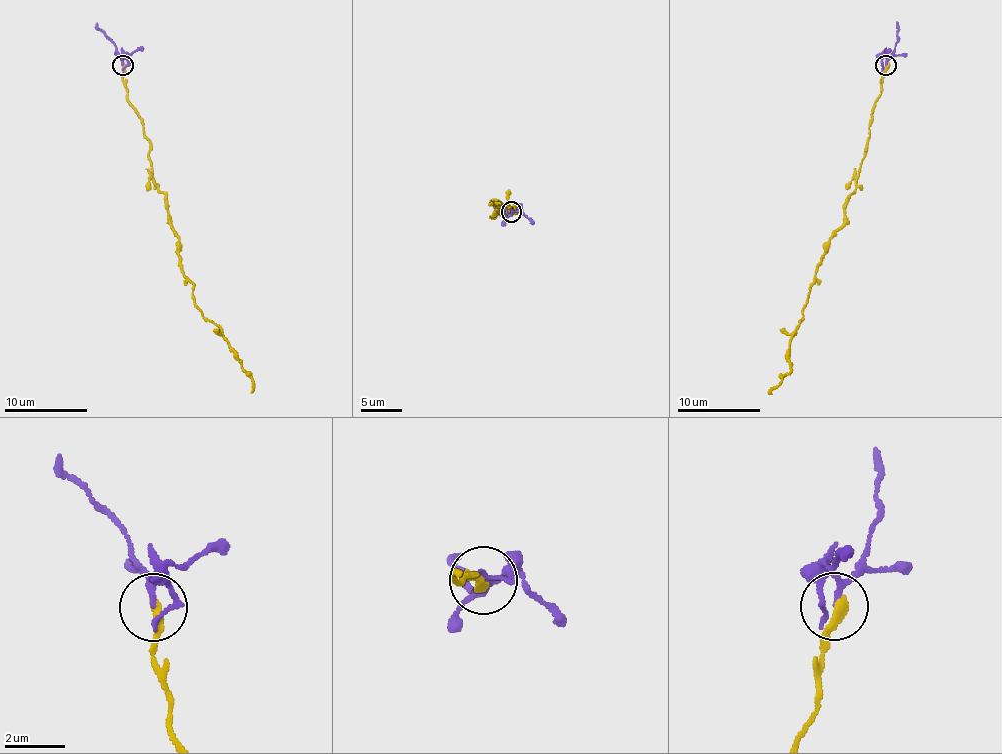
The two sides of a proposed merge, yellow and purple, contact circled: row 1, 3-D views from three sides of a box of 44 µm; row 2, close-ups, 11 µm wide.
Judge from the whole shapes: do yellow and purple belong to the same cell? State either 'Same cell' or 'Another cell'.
Same cell

